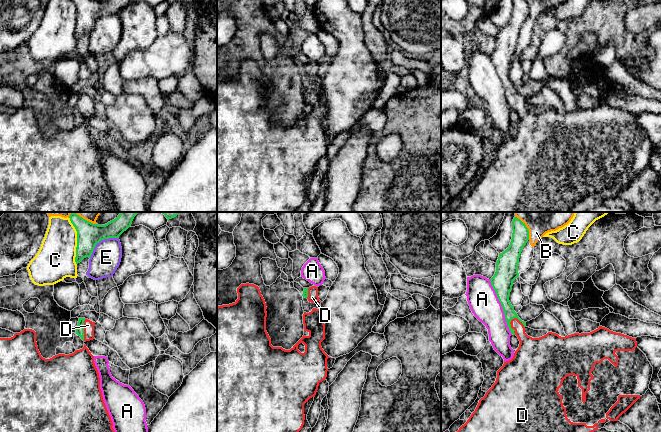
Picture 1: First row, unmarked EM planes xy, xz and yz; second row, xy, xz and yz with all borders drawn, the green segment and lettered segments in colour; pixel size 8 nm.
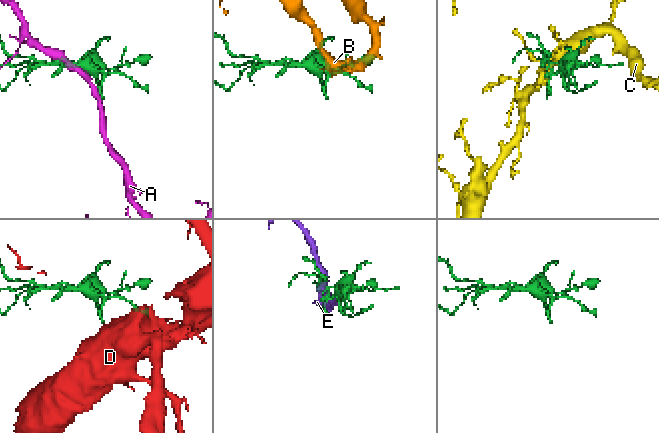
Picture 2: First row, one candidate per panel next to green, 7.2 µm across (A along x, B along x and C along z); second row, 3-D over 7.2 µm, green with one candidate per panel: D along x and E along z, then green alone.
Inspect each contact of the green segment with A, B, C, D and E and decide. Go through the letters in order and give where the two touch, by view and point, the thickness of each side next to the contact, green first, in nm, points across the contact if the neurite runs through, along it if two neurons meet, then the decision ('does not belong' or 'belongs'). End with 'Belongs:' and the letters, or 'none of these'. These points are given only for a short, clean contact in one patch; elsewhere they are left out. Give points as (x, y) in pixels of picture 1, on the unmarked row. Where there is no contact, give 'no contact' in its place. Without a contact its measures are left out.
A: yz (502, 83) | 170/240 nm | along yz (489, 56), (501, 81), (505, 98), (511, 110) | does not belong
B: yz (528, 8) | 140/130 nm | does not belong
C: xy (77, 20) | 190/320 nm | does not belong
D: yz (510, 101) | 100/190 nm | across yz (503, 71), (510, 90), (510, 101), (523, 113), (530, 125) | belongs
E: xy (100, 16) | 190/240 nm | does not belong
Belongs: D

